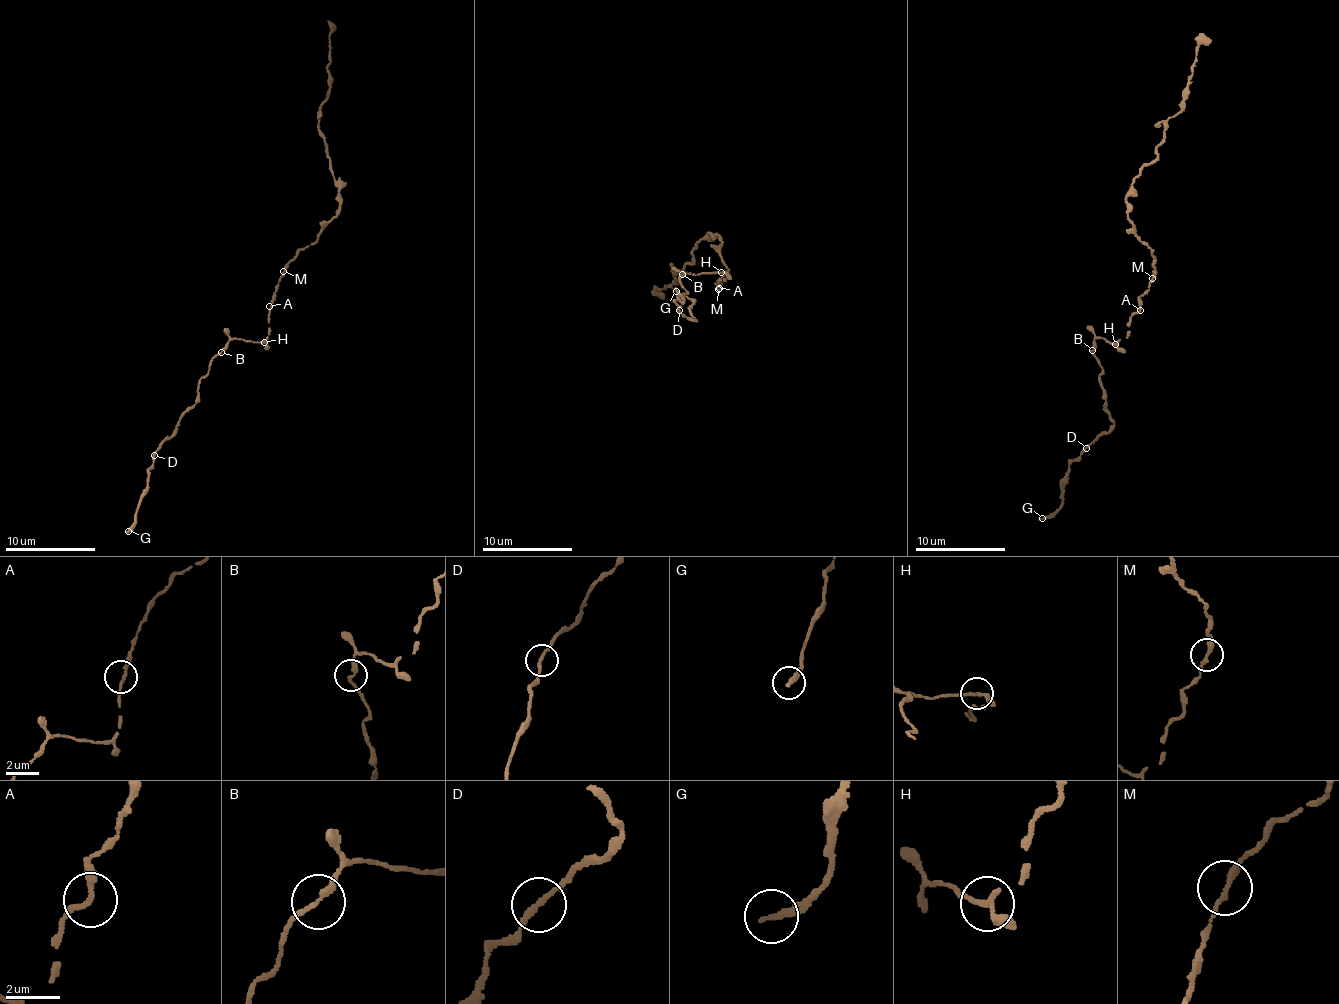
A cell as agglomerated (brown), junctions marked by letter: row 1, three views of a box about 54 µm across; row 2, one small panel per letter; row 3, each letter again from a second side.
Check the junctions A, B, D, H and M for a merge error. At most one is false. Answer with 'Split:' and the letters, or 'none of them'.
Split: none of them

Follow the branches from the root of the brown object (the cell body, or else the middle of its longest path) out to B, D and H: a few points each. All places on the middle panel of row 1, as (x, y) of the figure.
B: (721, 285), (718, 281), (720, 277), (726, 278), (720, 272), (695, 275), (685, 271), (682, 274)
D: (721, 285), (726, 278), (720, 272), (684, 271), (680, 282), (694, 301), (695, 321), (680, 310)
H: (721, 285), (718, 281), (720, 277), (726, 278), (721, 272)

